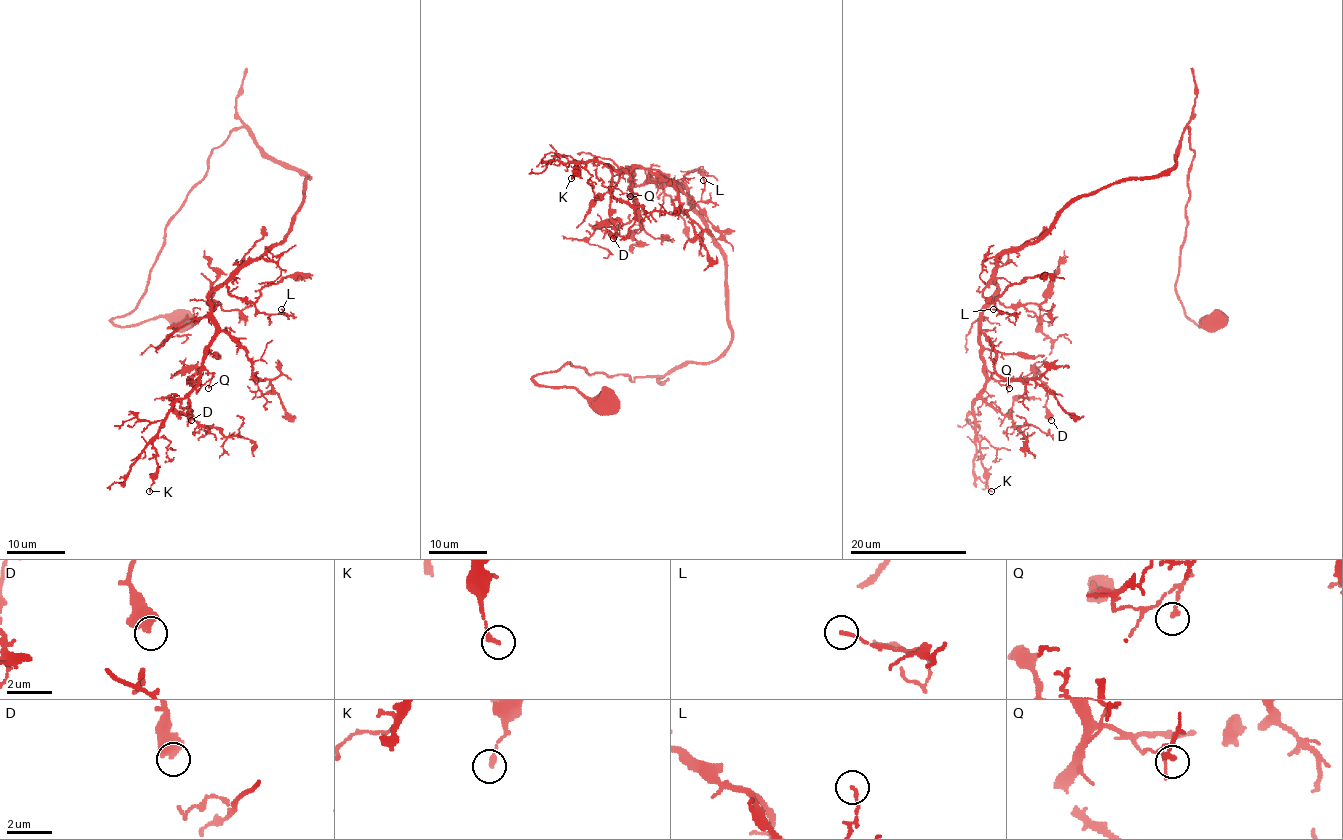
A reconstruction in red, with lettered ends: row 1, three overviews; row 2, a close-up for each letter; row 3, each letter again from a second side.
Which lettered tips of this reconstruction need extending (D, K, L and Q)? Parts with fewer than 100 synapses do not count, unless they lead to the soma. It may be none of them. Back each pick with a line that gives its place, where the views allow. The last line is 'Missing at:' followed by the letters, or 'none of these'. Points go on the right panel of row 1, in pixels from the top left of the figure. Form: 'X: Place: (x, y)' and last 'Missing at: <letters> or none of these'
Missing at: none of these

